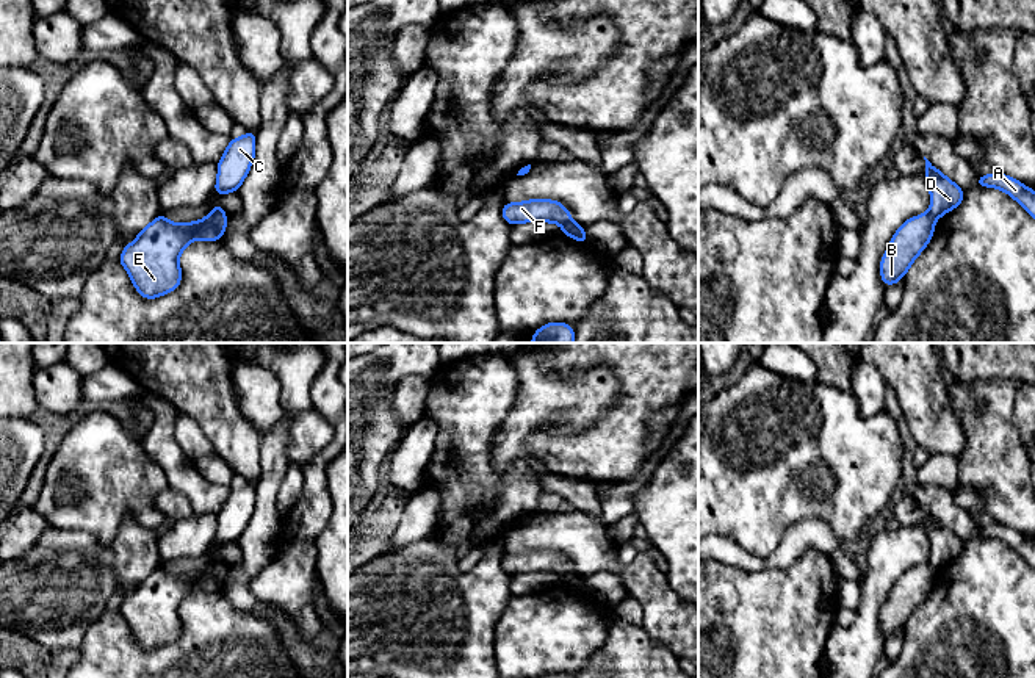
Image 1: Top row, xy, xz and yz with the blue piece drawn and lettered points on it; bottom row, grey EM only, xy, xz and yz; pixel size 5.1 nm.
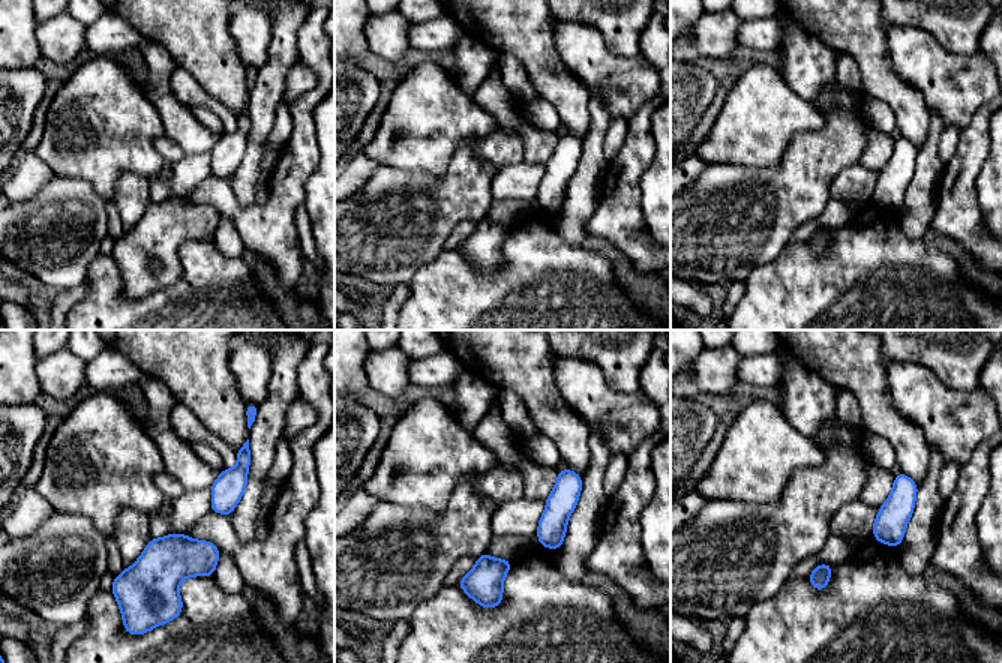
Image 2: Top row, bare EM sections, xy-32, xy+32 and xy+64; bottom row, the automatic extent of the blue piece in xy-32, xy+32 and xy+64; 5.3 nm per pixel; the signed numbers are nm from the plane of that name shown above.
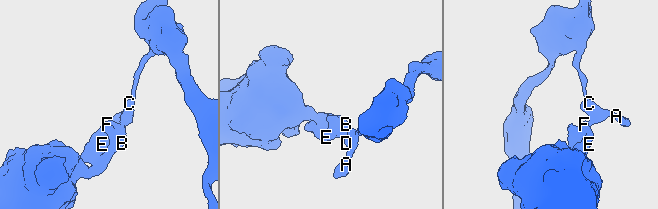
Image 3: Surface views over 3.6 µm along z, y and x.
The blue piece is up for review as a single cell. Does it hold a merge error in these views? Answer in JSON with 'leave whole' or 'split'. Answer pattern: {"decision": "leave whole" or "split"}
{"decision": "split"}

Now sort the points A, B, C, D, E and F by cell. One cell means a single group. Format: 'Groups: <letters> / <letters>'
Groups: A C D / B E F

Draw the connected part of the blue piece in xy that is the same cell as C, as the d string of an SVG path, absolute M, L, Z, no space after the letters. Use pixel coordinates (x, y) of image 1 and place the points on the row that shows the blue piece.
M247 132L241 138L230 138L230 144L218 163L218 180L215 193L219 197L224 193L236 193L244 182L255 158L257 133Z

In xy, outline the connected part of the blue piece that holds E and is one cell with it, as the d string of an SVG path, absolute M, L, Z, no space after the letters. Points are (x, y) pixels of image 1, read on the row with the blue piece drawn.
M160 213L117 258L144 299L174 291L182 283L179 257L194 240L222 240L227 218L210 213L205 219L174 224Z

